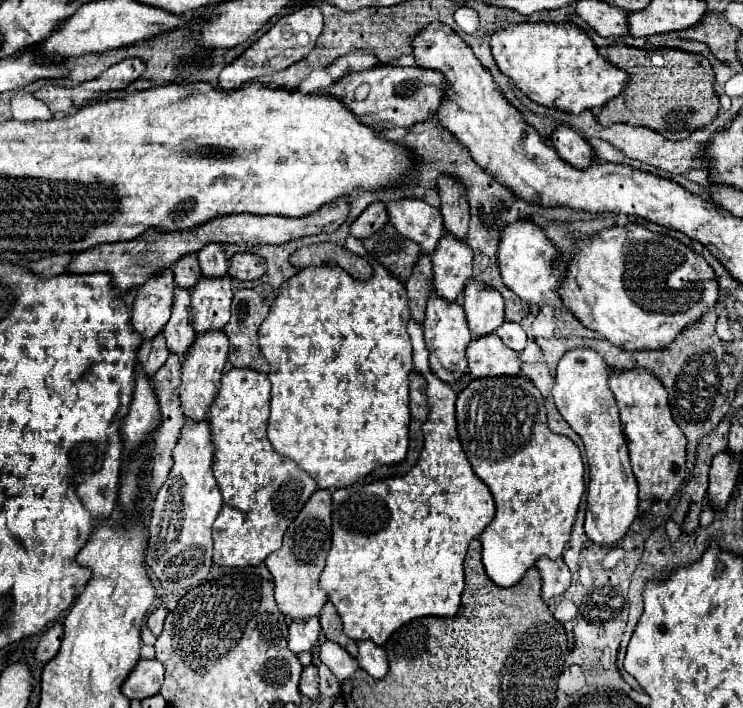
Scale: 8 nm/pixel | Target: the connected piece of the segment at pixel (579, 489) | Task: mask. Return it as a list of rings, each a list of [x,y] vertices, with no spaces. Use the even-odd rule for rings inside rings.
[[[523,377],[471,381],[457,397],[457,431],[473,471],[491,489],[497,505],[493,521],[481,533],[485,571],[495,585],[513,587],[539,557],[559,559],[569,541],[575,513],[585,491],[585,469],[579,447],[569,437],[549,431],[543,397],[539,389]]]

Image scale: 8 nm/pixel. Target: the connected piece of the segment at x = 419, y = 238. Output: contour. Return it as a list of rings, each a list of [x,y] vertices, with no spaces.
[[[399,199],[387,203],[389,223],[411,241],[419,243],[423,251],[429,255],[437,249],[441,237],[445,235],[443,217],[439,209],[431,207],[423,199]]]

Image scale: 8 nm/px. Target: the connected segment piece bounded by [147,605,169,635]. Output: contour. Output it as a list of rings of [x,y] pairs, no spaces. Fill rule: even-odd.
[[[161,605],[161,607],[157,607],[157,609],[155,609],[155,611],[149,615],[149,619],[147,619],[147,625],[149,625],[149,629],[151,629],[155,635],[161,635],[163,621],[165,621],[167,613],[169,613],[169,609]]]

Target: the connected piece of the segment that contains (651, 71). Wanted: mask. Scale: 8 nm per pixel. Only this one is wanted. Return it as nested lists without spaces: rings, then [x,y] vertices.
[[[611,45],[607,49],[607,59],[629,73],[629,83],[625,91],[611,101],[607,101],[597,113],[597,121],[603,127],[613,123],[641,125],[661,133],[669,141],[681,141],[693,131],[709,125],[719,113],[719,99],[713,91],[713,73],[707,67],[691,75],[689,53],[679,49],[659,49],[645,51],[627,45]]]

